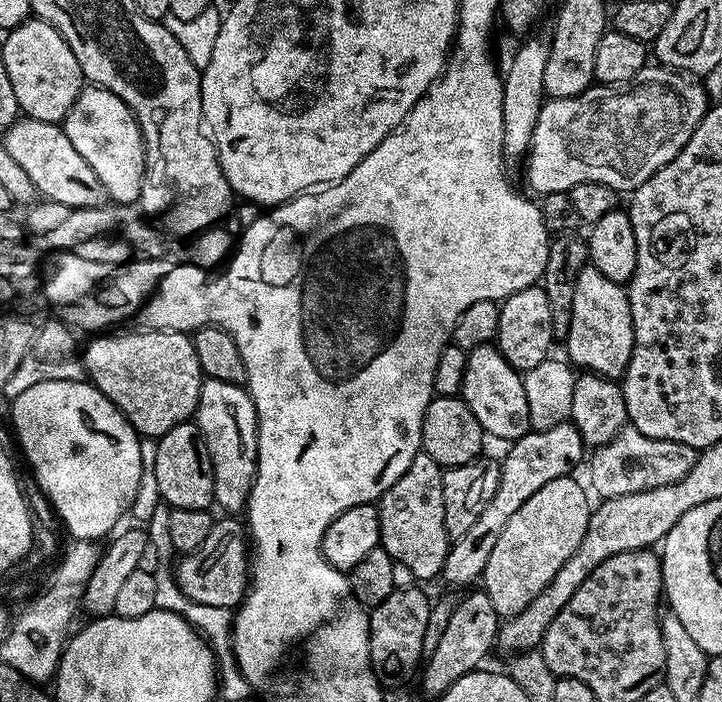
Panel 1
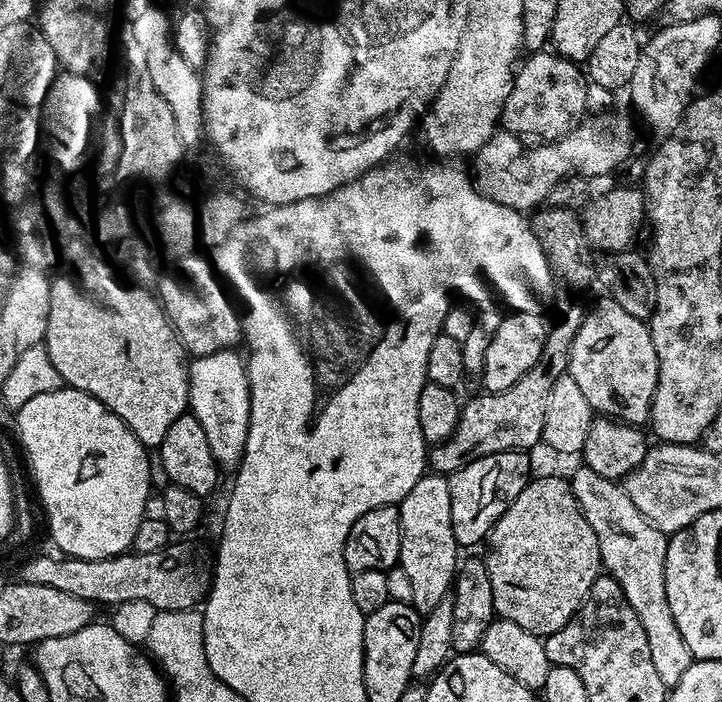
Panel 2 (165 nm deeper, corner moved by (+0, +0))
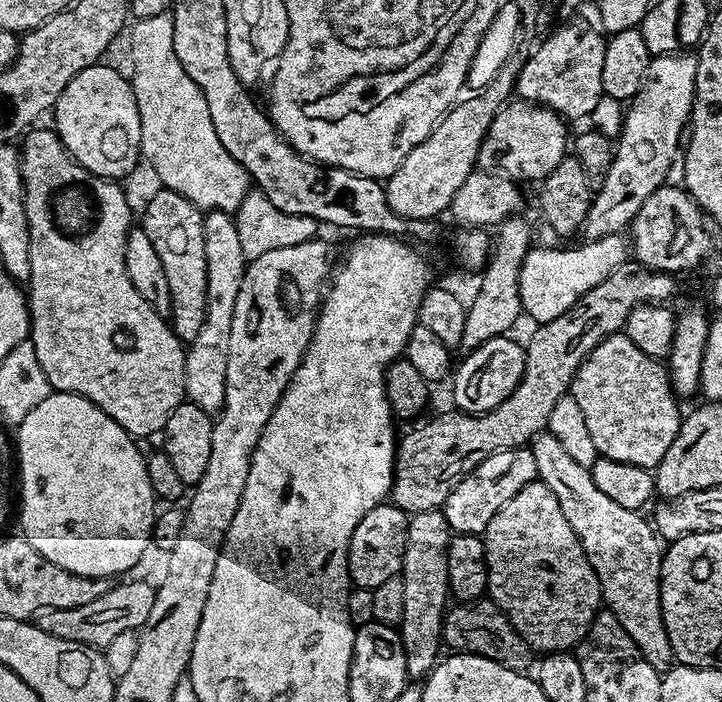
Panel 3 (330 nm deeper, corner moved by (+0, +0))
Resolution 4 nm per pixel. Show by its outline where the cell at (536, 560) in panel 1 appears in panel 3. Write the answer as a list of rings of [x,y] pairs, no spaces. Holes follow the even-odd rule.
[[[538,478],[522,486],[522,490],[518,490],[518,494],[514,494],[514,498],[510,498],[494,518],[490,518],[482,535],[488,567],[487,595],[491,603],[506,614],[514,630],[518,630],[529,648],[537,653],[575,649],[590,630],[596,613],[601,611],[602,597],[598,574],[594,574],[594,566],[590,566],[586,550],[582,550],[582,542],[578,542],[578,534],[574,534],[574,526],[566,522],[566,514],[562,514],[554,490]]]

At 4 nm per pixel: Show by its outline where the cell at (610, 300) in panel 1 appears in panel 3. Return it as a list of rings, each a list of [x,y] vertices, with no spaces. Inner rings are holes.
[[[623,334],[607,336],[601,344],[594,346],[594,350],[576,371],[570,394],[582,409],[597,453],[614,462],[630,462],[630,466],[654,470],[662,462],[666,450],[670,450],[680,429],[682,411],[676,405],[678,397],[672,390],[667,367],[652,356],[642,354],[642,350],[638,350],[638,346],[634,346],[634,342],[630,342],[630,338]]]

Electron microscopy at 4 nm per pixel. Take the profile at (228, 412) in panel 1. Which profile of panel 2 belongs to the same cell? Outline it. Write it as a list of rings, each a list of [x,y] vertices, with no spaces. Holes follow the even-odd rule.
[[[229,350],[218,354],[195,357],[188,366],[188,407],[190,415],[202,422],[210,454],[214,454],[216,467],[225,473],[235,473],[244,460],[244,447],[250,422],[250,390],[248,369],[243,355]]]

